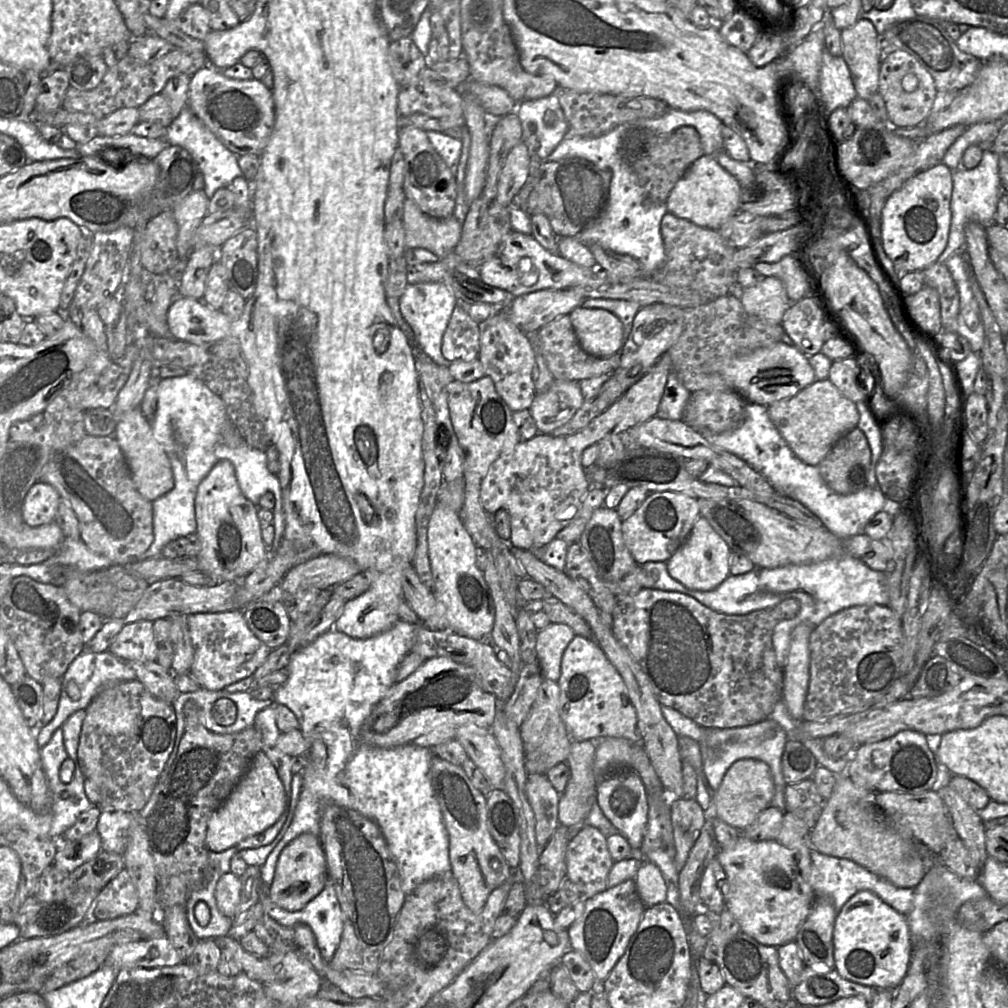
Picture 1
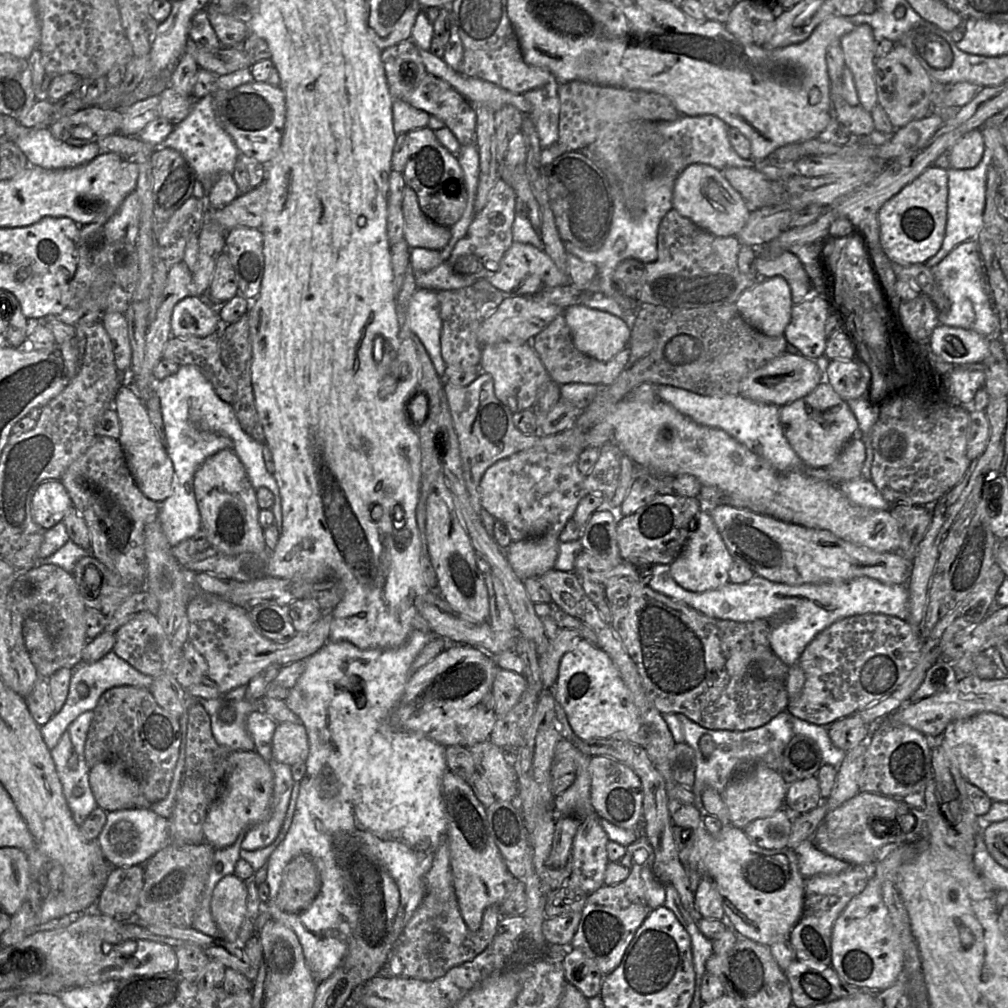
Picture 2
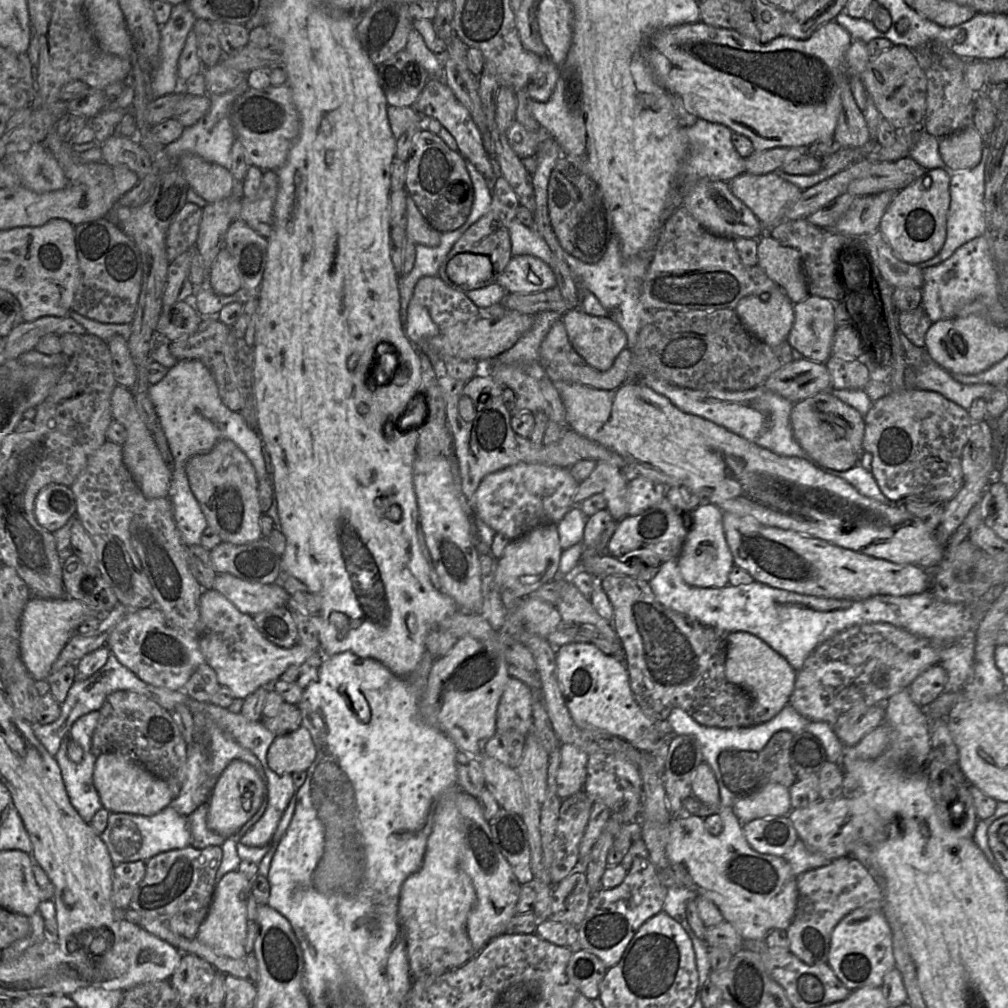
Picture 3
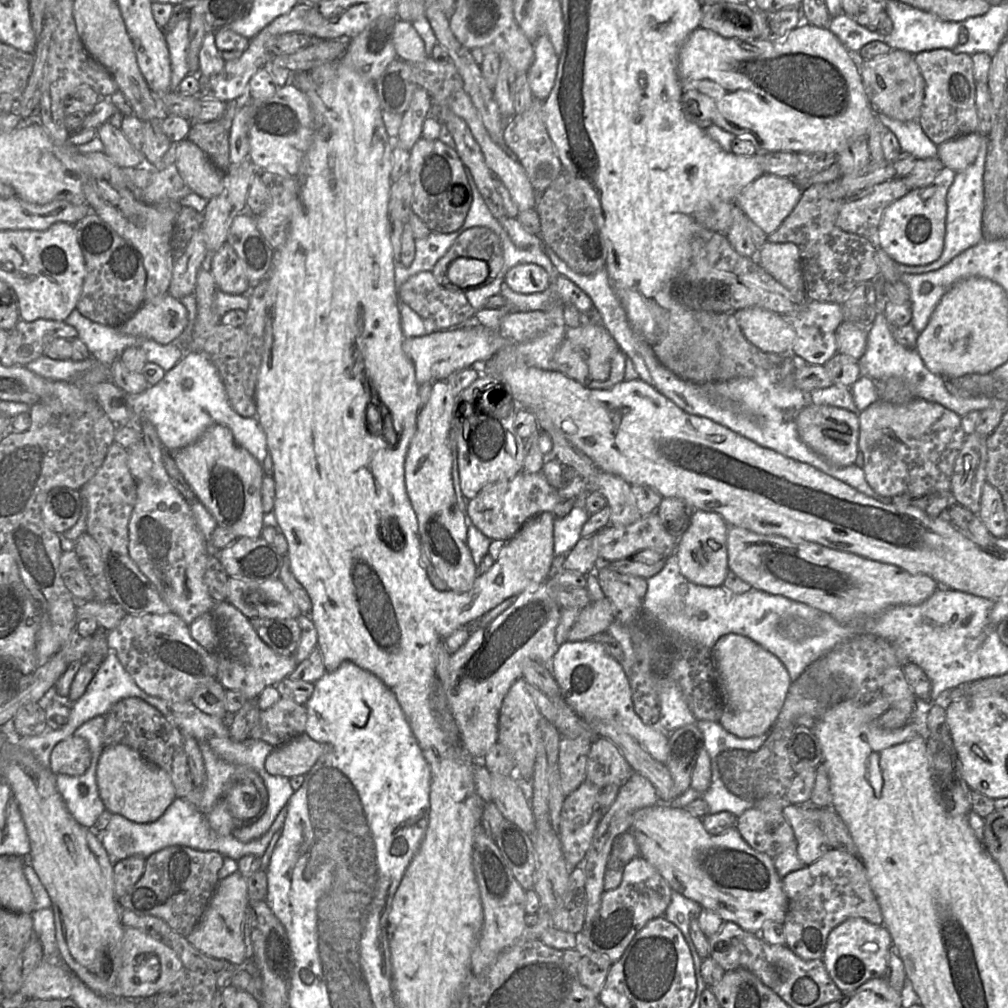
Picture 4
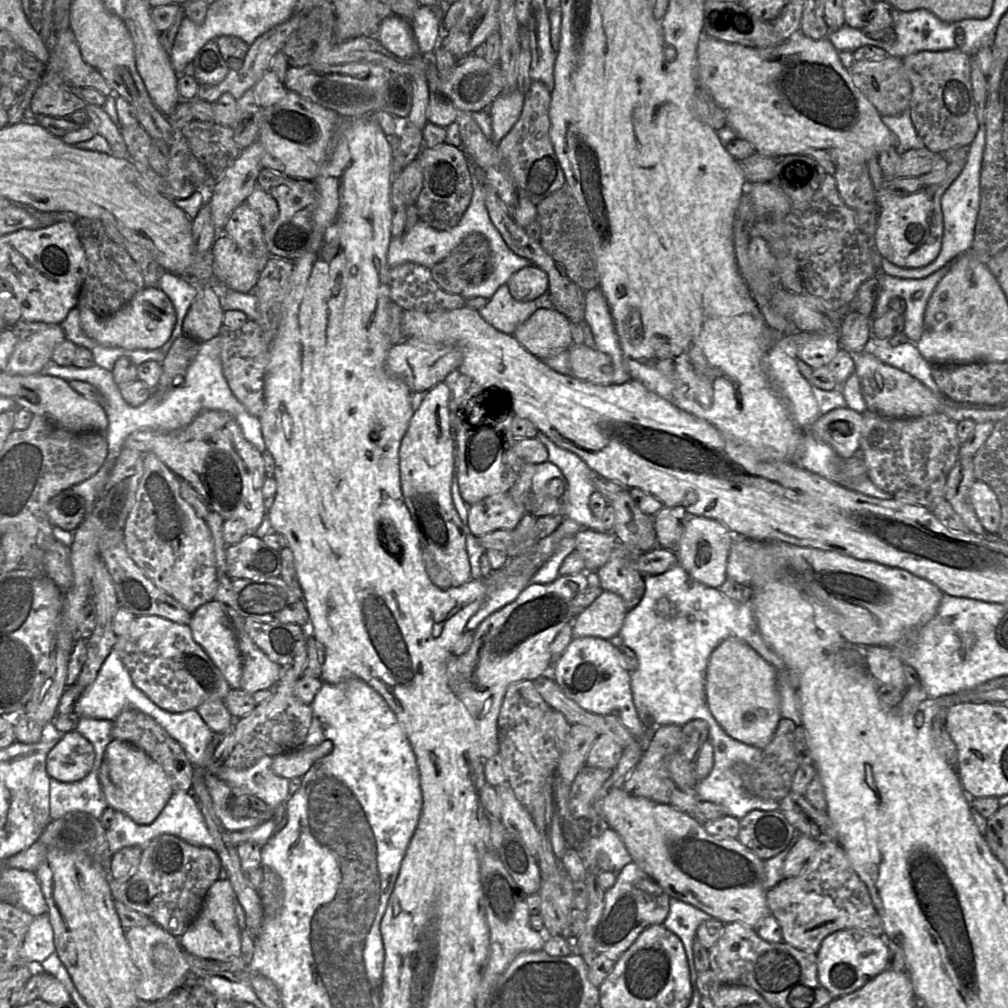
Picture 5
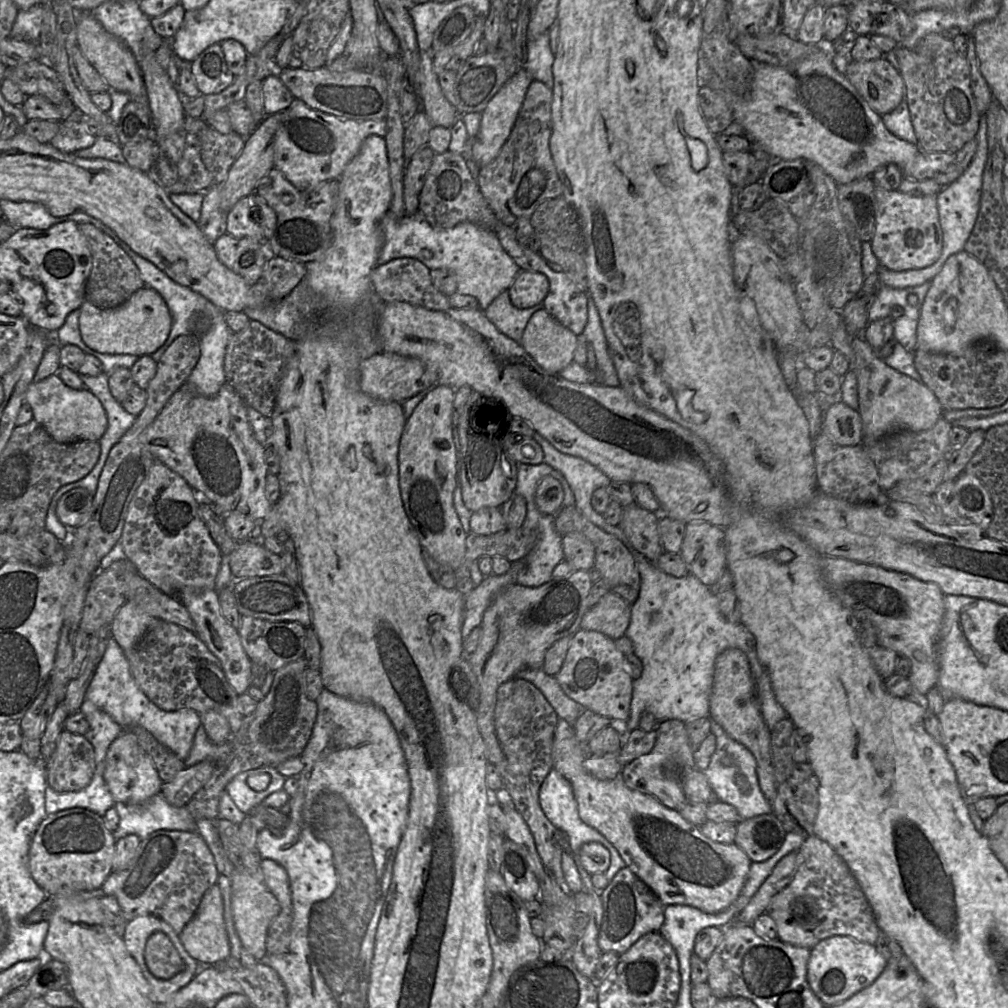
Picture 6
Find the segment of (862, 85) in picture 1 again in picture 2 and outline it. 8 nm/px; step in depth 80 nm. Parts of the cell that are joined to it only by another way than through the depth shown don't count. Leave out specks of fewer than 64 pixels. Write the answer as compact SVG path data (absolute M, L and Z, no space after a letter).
M865 23L855 26L840 39L845 64L853 75L860 105L870 113L877 104L874 43L872 27Z

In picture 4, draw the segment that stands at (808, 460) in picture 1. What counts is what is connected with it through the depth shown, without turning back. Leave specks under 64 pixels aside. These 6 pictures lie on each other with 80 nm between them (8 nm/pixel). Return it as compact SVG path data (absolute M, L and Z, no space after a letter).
M808 404L796 417L800 439L814 452L839 467L853 465L859 453L859 415L829 405Z

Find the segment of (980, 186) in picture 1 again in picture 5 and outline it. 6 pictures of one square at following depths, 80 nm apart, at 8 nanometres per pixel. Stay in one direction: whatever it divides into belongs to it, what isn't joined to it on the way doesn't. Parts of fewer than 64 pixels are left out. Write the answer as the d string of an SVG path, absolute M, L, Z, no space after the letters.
M979 125L978 132L969 145L969 153L966 164L955 181L944 192L941 198L943 214L943 238L942 247L938 257L930 264L921 268L903 268L894 265L886 259L882 259L880 271L893 277L903 279L922 279L944 267L950 261L971 250L974 231L980 207L980 172L983 153L986 143L985 125Z

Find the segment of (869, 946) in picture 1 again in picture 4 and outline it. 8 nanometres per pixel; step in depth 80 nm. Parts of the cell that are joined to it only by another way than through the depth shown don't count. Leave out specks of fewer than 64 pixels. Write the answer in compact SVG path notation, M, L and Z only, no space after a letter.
M853 917L837 925L828 935L822 961L838 988L852 992L866 981L885 975L892 937L884 924L870 923L864 918Z

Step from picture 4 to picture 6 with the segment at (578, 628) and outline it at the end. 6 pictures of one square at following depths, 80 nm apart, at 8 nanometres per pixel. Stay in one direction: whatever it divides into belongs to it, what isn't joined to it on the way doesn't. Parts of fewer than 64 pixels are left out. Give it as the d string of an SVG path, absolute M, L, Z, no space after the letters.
M610 591L585 613L580 628L600 632L616 640L626 634L631 622L631 612L628 602Z

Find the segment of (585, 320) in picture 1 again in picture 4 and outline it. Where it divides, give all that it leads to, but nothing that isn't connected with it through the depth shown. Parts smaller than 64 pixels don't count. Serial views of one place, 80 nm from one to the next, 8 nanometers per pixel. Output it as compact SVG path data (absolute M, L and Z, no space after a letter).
M592 321L578 327L568 327L566 337L582 351L593 378L604 380L609 376L611 359L621 350L601 322Z

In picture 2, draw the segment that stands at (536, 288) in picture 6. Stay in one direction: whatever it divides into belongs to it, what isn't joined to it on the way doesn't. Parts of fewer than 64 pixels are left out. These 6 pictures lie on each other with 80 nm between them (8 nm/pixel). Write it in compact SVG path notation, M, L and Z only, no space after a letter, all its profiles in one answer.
M514 241L499 261L499 269L486 280L506 296L533 295L544 289L570 284L568 274L557 268L544 249Z

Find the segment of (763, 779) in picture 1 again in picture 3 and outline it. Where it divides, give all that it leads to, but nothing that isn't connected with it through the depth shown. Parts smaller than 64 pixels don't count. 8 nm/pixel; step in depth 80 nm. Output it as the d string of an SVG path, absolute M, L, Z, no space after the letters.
M769 783L749 795L740 796L732 806L741 824L759 818L788 815L791 809L789 789L778 783Z

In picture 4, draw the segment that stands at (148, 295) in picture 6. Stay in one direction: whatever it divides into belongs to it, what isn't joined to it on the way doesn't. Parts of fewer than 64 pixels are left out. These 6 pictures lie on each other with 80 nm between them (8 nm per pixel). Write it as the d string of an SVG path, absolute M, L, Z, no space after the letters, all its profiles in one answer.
M166 293L160 298L144 302L138 311L119 327L126 334L166 345L178 338L187 324L185 306Z

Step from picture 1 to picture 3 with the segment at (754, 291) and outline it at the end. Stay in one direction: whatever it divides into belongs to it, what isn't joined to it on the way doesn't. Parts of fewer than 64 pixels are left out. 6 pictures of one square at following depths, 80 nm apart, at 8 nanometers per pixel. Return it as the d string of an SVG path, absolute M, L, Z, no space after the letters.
M780 288L773 289L771 293L763 293L760 296L746 296L742 298L735 312L744 328L754 337L770 346L776 346L787 341L787 337L794 321L794 304L787 294Z

